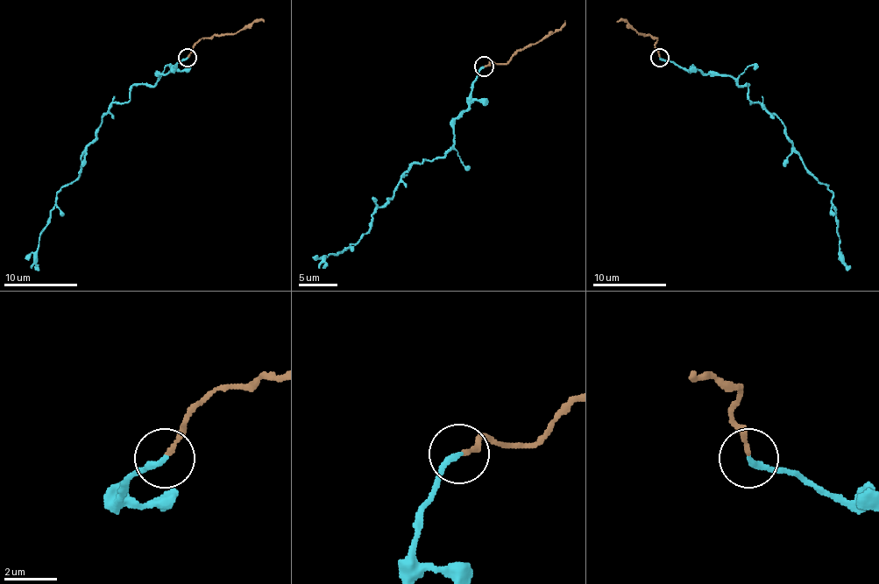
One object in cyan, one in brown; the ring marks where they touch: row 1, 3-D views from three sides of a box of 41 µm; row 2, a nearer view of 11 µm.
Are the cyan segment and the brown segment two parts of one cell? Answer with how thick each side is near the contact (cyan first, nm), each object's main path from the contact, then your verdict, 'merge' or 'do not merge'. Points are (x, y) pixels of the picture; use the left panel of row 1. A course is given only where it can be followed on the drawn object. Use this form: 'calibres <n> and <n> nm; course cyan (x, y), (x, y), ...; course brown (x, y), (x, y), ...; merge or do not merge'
calibres 220 and 160 nm; course cyan (187, 58), (152, 86), (134, 86), (131, 98), (104, 113), (81, 174), (57, 194), (31, 268); course brown (187, 56), (202, 38), (231, 34), (263, 21); do not merge

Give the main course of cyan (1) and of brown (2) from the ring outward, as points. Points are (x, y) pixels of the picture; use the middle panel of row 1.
1: (485, 66), (469, 107), (455, 120), (453, 145), (442, 158), (414, 163), (372, 215), (372, 228), (319, 268)
2: (485, 66), (490, 62), (500, 64), (558, 31), (564, 21)

